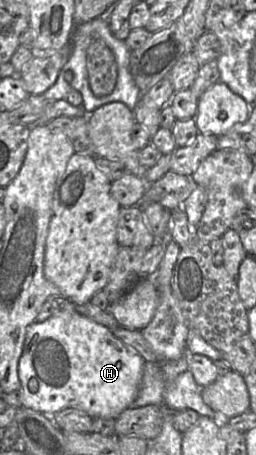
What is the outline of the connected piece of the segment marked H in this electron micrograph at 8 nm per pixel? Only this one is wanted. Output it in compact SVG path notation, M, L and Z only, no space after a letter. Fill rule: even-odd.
M78 312L33 322L26 328L23 352L18 361L22 407L43 415L75 408L94 419L117 419L137 398L144 364L140 354L116 338L110 329ZM31 378L38 382L35 393L28 388Z

